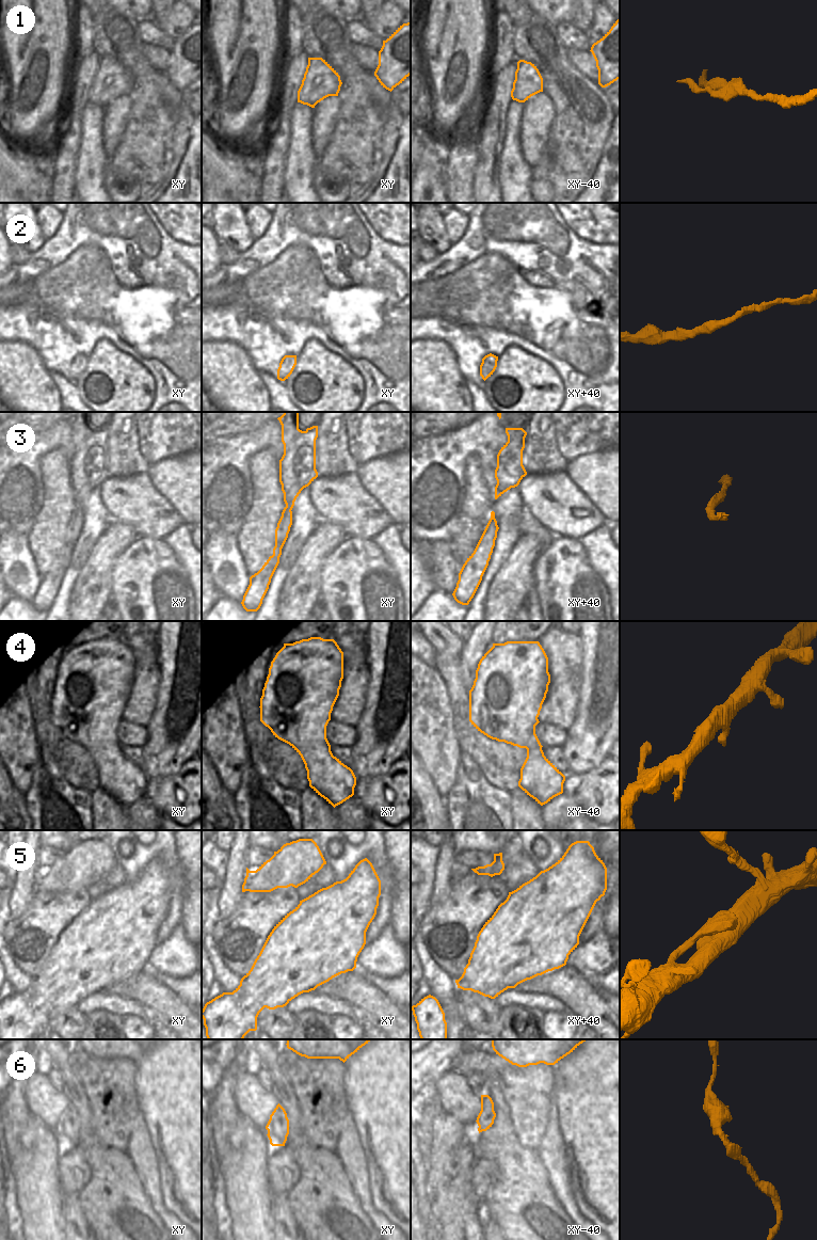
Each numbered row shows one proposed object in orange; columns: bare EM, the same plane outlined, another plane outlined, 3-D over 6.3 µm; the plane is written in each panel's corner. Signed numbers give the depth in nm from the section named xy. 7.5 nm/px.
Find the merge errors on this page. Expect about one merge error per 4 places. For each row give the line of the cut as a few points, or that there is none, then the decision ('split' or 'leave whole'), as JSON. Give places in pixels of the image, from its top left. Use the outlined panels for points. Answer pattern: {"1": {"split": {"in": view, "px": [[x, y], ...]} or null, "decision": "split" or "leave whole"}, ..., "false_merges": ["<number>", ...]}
{"1": {"split": null, "decision": "leave whole"}, "2": {"split": null, "decision": "leave whole"}, "3": {"split": null, "decision": "leave whole"}, "4": {"split": null, "decision": "leave whole"}, "5": {"split": null, "decision": "leave whole"}, "6": {"split": null, "decision": "leave whole"}, "false_merges": []}

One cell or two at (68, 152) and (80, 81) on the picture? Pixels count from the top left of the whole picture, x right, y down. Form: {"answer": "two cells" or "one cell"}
{"answer": "one cell"}

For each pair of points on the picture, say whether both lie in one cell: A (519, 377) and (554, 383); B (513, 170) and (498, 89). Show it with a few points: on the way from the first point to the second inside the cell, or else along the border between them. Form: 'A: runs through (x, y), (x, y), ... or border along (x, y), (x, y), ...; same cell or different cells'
A: runs through (528, 383), (545, 383); same cell
B: border along (509, 105), (505, 139), (499, 154); different cells

